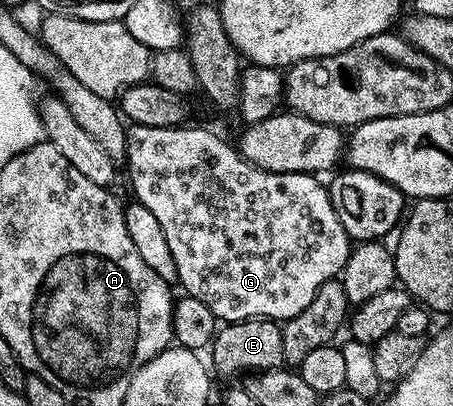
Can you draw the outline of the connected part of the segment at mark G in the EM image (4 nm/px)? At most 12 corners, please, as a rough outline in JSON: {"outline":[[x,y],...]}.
{"outline":[[191,124],[124,169],[178,282],[223,323],[285,320],[352,240],[313,174]]}

